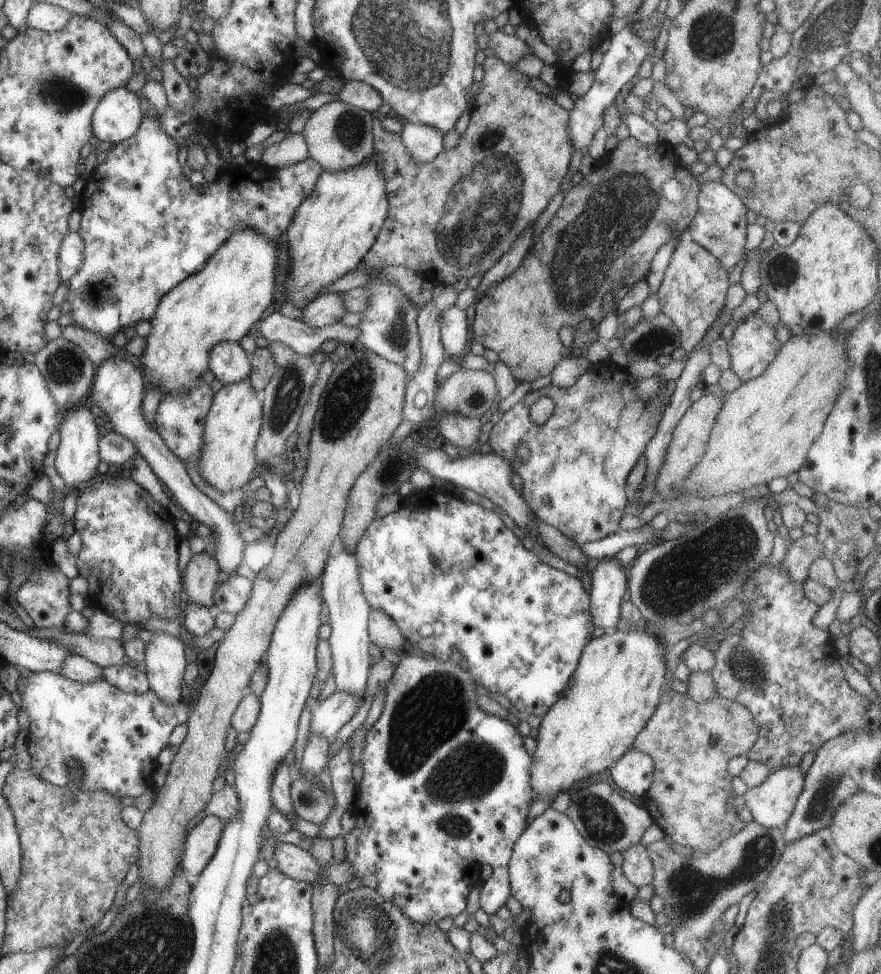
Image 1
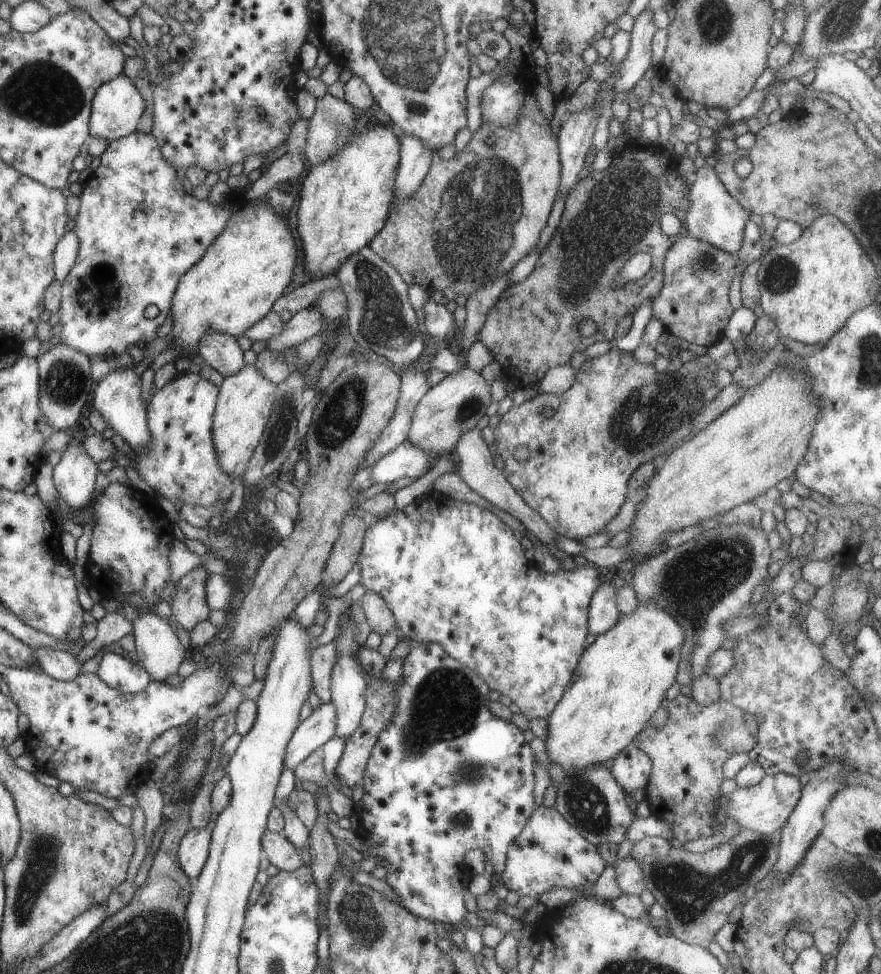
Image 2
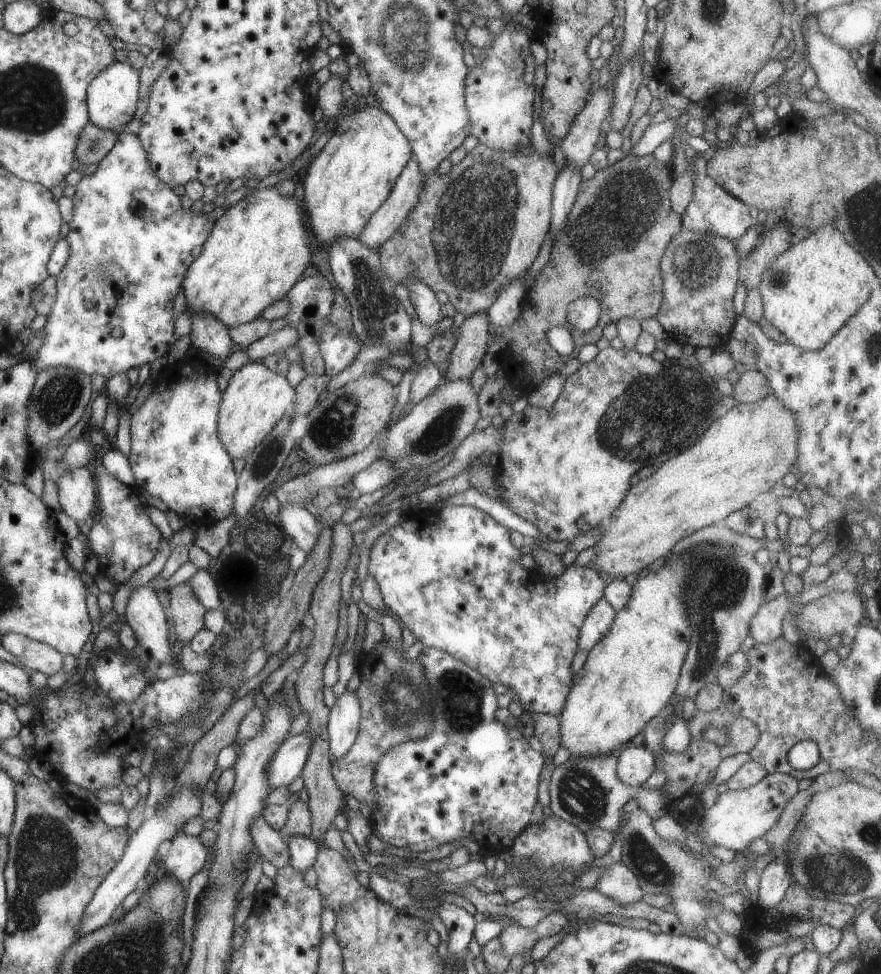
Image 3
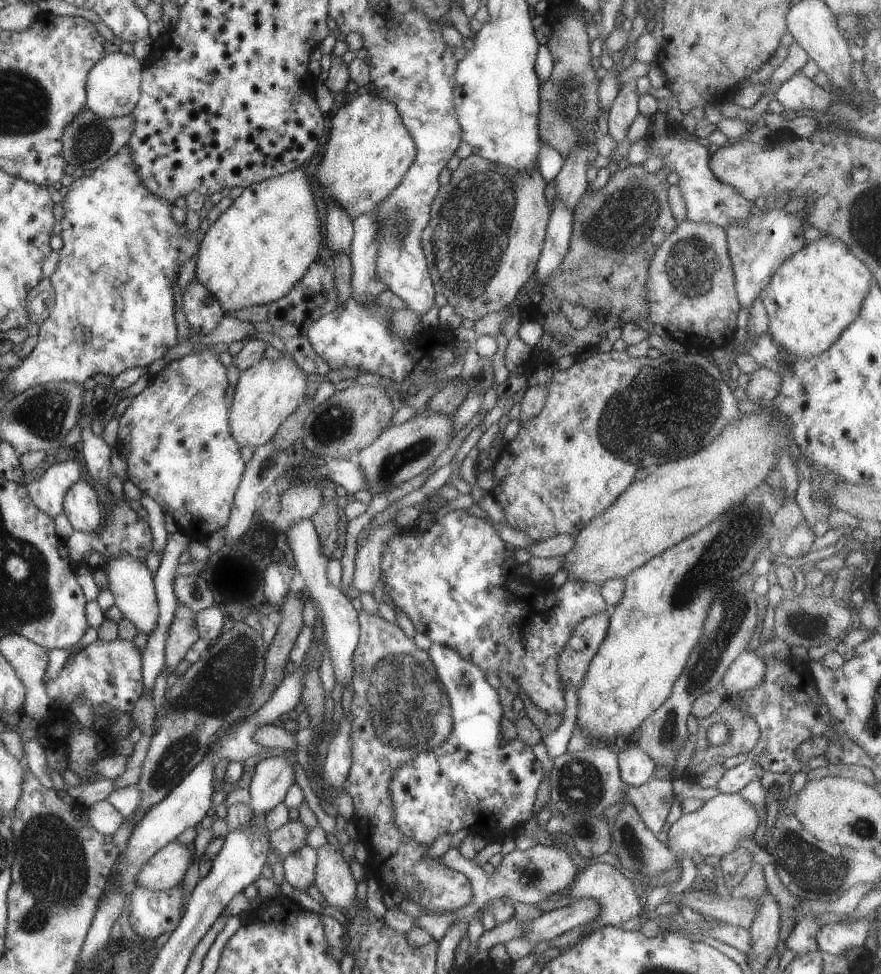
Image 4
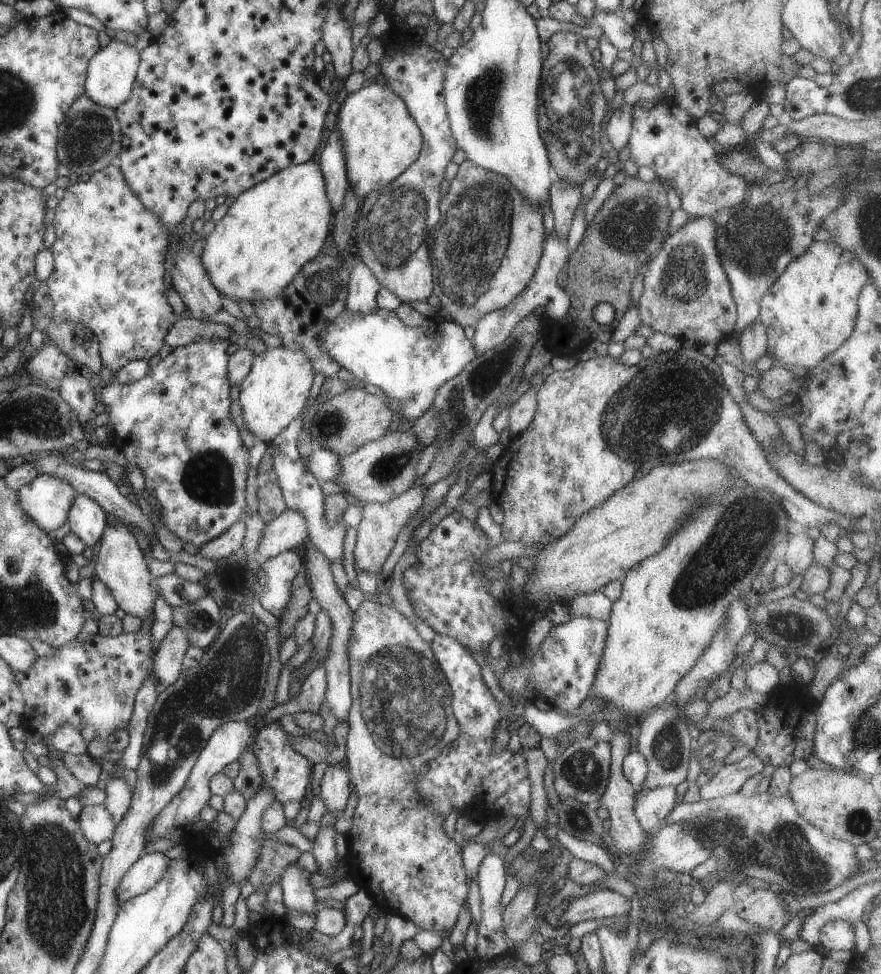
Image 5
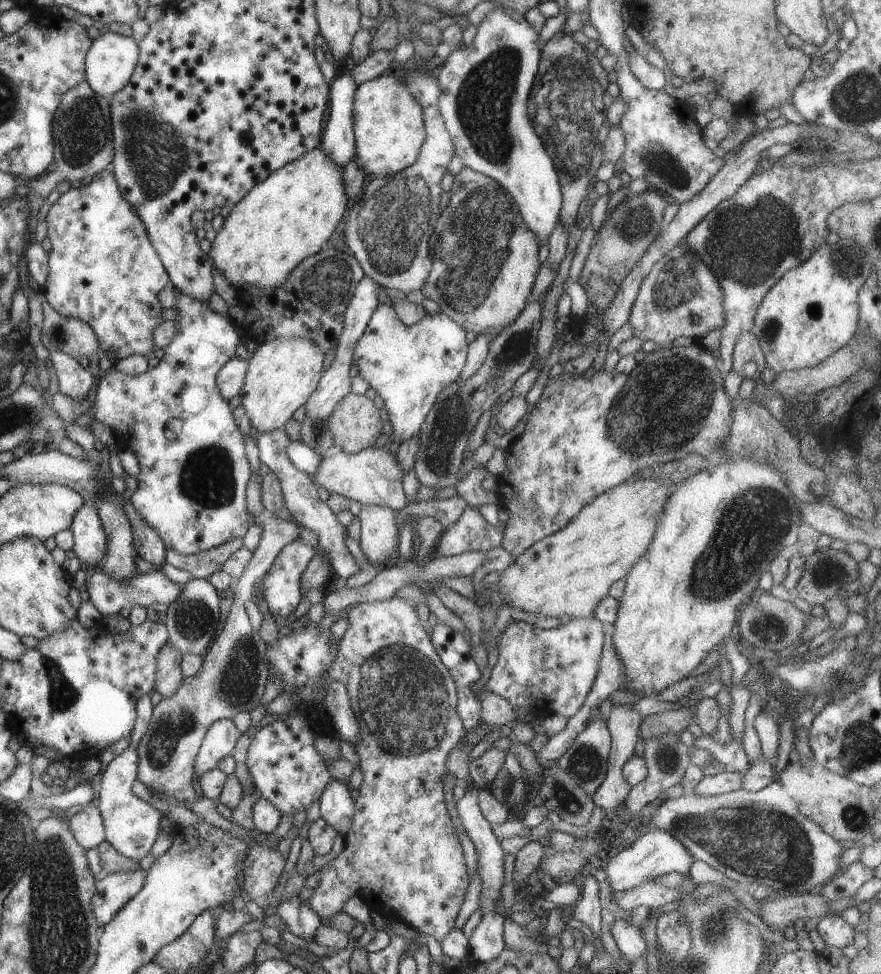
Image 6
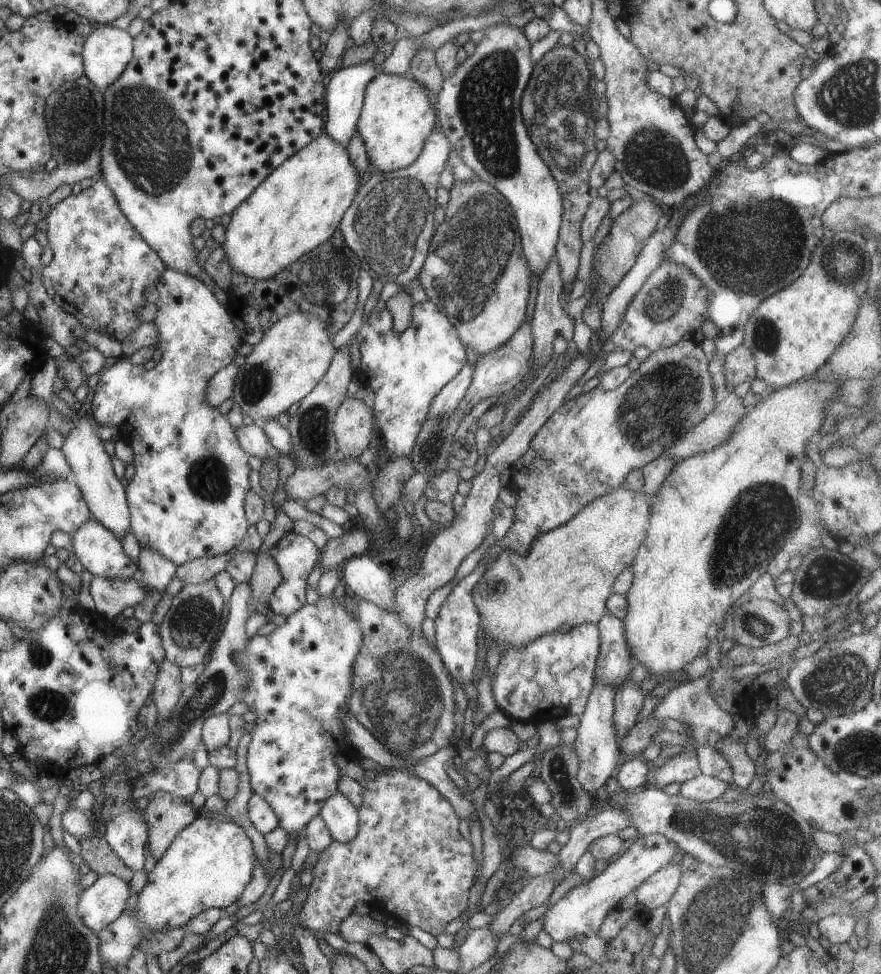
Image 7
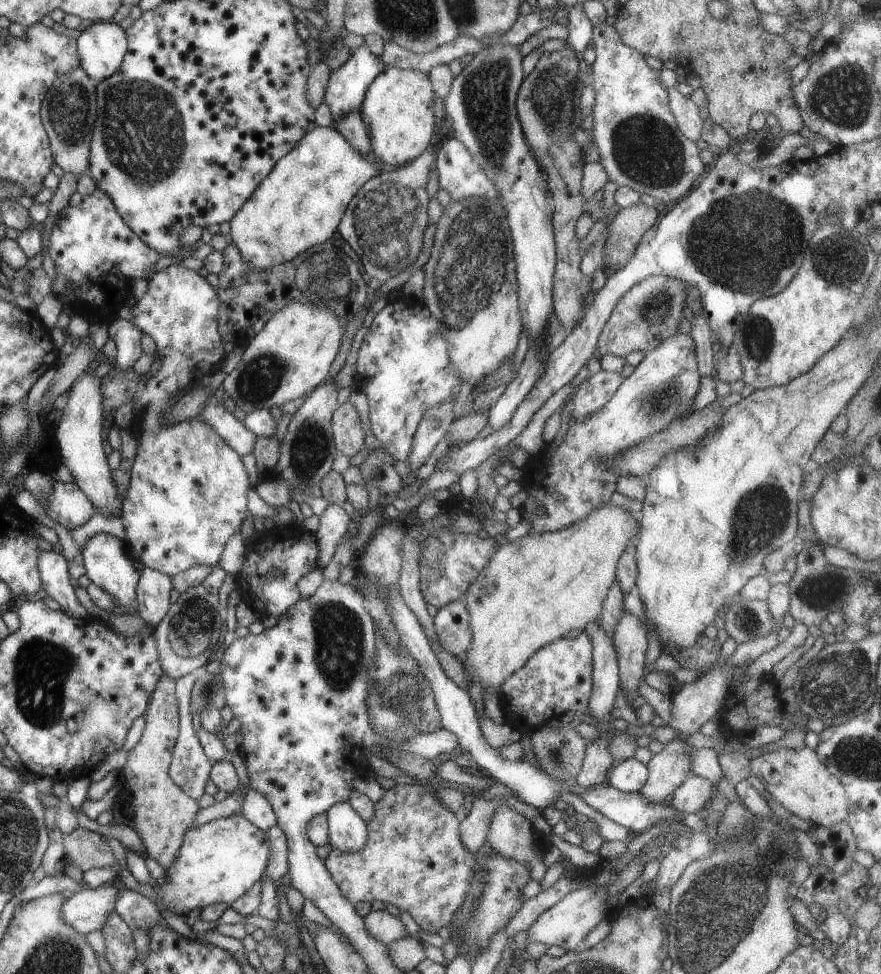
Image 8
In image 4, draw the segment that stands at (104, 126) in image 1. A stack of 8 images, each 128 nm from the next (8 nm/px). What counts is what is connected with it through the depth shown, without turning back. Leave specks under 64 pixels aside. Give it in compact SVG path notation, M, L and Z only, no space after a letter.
M120 51L104 54L87 72L84 106L98 116L126 116L138 100L141 72L142 64L133 55L125 55Z

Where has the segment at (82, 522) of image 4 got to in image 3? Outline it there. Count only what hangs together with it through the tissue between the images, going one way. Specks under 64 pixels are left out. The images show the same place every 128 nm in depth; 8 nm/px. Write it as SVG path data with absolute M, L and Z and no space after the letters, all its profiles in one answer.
M89 466L61 472L54 478L61 510L75 522L95 514L96 484Z

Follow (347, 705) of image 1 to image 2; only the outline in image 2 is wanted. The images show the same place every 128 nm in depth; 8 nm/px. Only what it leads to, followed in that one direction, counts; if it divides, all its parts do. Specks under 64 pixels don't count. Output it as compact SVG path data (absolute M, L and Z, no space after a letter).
M320 702L319 706L312 710L311 714L297 725L285 748L285 760L283 768L293 770L305 756L309 756L313 750L327 742L335 734L335 706L333 702Z

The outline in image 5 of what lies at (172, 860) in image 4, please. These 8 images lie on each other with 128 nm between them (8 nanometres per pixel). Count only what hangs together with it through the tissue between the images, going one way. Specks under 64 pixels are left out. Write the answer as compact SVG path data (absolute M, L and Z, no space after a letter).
M157 847L144 852L119 880L115 890L117 902L124 903L131 897L153 888L155 882L163 876L167 864L169 864L169 858Z

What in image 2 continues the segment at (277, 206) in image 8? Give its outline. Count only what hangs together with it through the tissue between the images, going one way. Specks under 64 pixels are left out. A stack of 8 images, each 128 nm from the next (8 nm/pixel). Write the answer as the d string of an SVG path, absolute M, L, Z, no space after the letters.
M261 200L243 204L229 216L221 234L201 258L179 277L169 302L171 329L166 337L171 343L167 348L197 353L199 340L211 330L241 336L271 311L273 303L285 292L297 260L295 252L295 240L286 219L279 218Z

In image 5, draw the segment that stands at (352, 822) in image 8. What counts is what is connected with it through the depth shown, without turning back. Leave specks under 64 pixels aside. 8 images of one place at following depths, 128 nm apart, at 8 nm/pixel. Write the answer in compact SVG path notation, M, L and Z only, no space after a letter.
M327 766L320 783L319 797L329 814L340 816L349 798L349 772L347 768Z

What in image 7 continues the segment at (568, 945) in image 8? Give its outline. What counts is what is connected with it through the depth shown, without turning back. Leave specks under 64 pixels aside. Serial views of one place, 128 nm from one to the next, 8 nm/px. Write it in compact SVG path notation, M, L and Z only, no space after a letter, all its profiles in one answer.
M629 835L622 851L609 861L607 868L599 876L571 889L548 908L541 917L542 931L549 935L553 943L569 941L573 945L581 934L584 937L595 935L604 917L616 907L617 902L669 862L679 865L682 855L683 852L662 835Z

